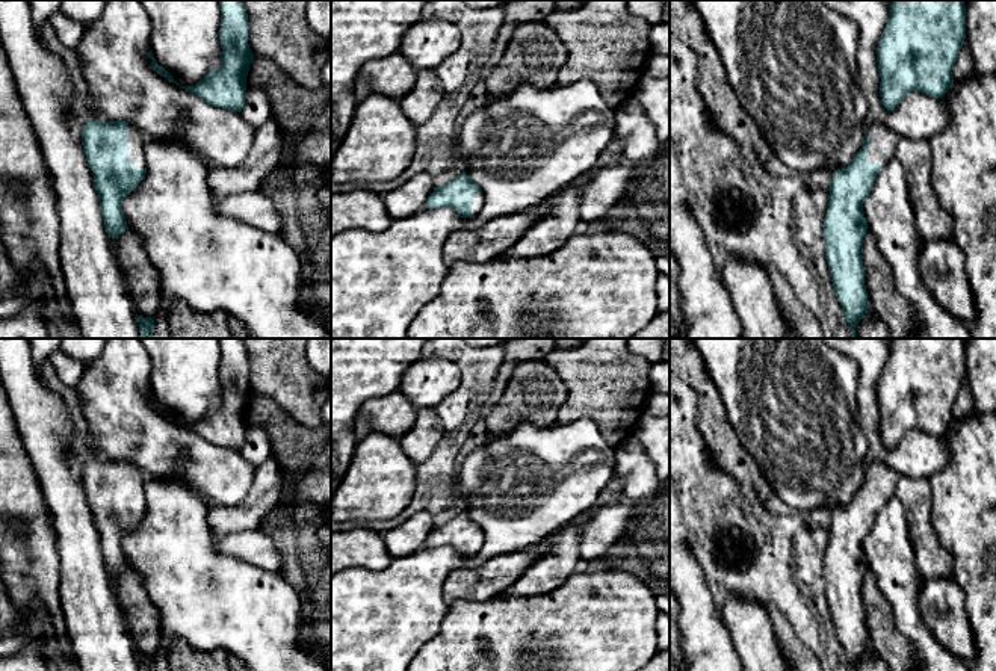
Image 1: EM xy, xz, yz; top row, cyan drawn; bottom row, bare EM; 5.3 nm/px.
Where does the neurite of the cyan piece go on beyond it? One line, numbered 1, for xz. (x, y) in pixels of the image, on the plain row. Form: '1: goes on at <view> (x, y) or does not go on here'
1: goes on at xz (478, 537)

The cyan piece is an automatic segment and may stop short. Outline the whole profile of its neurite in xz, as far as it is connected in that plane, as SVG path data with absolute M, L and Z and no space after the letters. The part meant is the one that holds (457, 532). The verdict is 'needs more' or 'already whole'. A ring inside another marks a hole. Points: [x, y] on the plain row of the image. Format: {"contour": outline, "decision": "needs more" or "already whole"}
{"contour": "M462 509L456 517L435 526L428 535L426 547L453 547L461 556L476 555L484 544L482 527Z", "decision": "needs more"}

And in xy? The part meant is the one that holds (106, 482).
{"contour": "M89 459L83 464L82 484L94 514L95 529L109 576L128 568L124 536L144 518L145 473L125 459Z", "decision": "needs more"}

